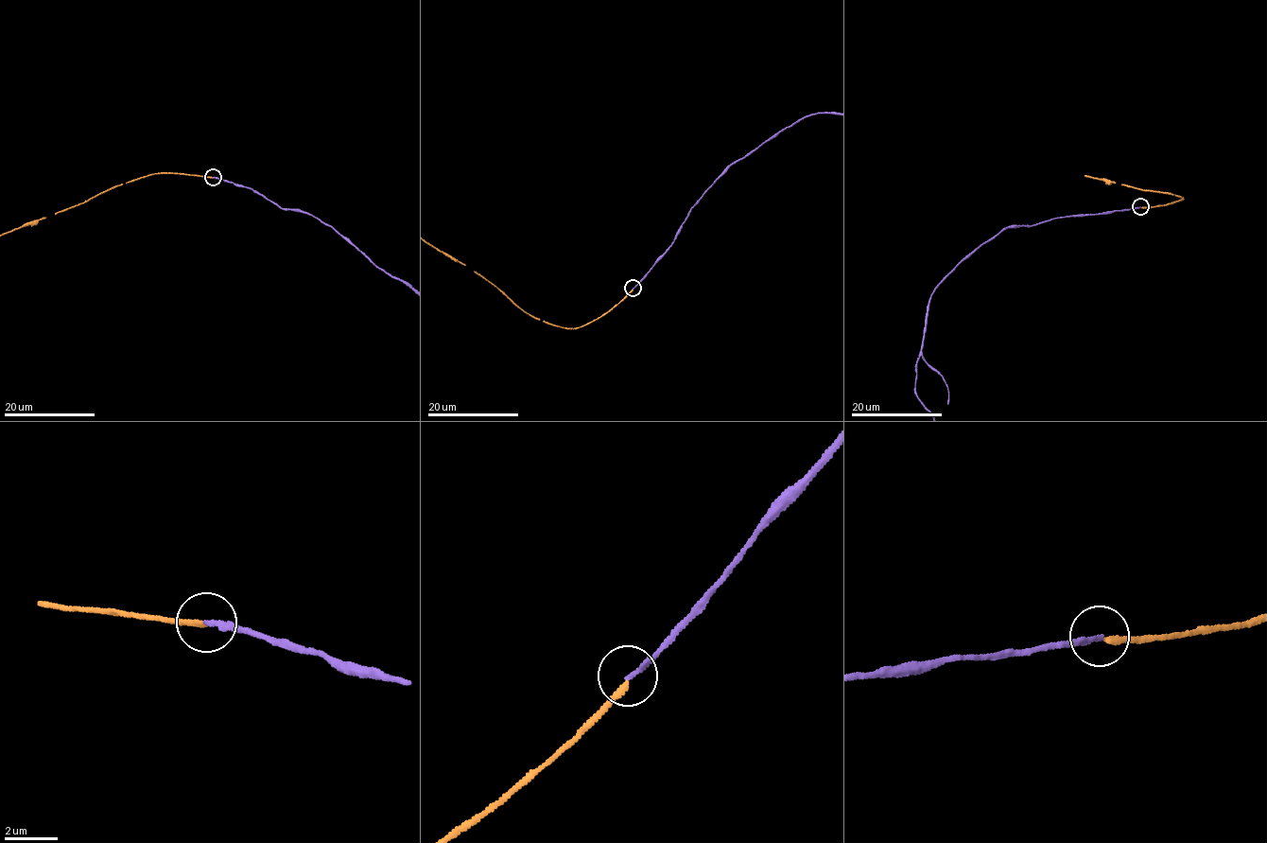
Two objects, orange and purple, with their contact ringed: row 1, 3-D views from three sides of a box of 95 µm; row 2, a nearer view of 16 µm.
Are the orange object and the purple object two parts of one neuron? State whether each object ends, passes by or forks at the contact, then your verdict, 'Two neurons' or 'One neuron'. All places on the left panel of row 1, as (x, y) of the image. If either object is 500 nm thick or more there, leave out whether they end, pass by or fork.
At the ring orange ends. At the ring purple ends. Two neurons

